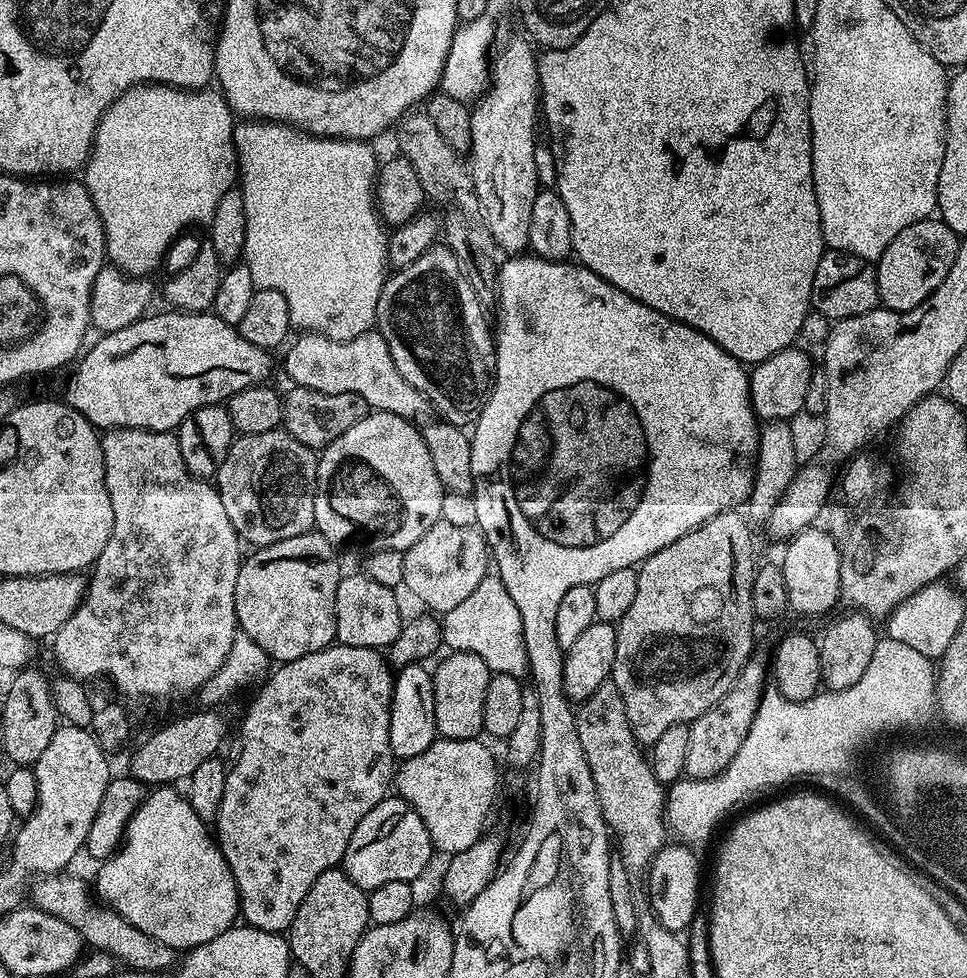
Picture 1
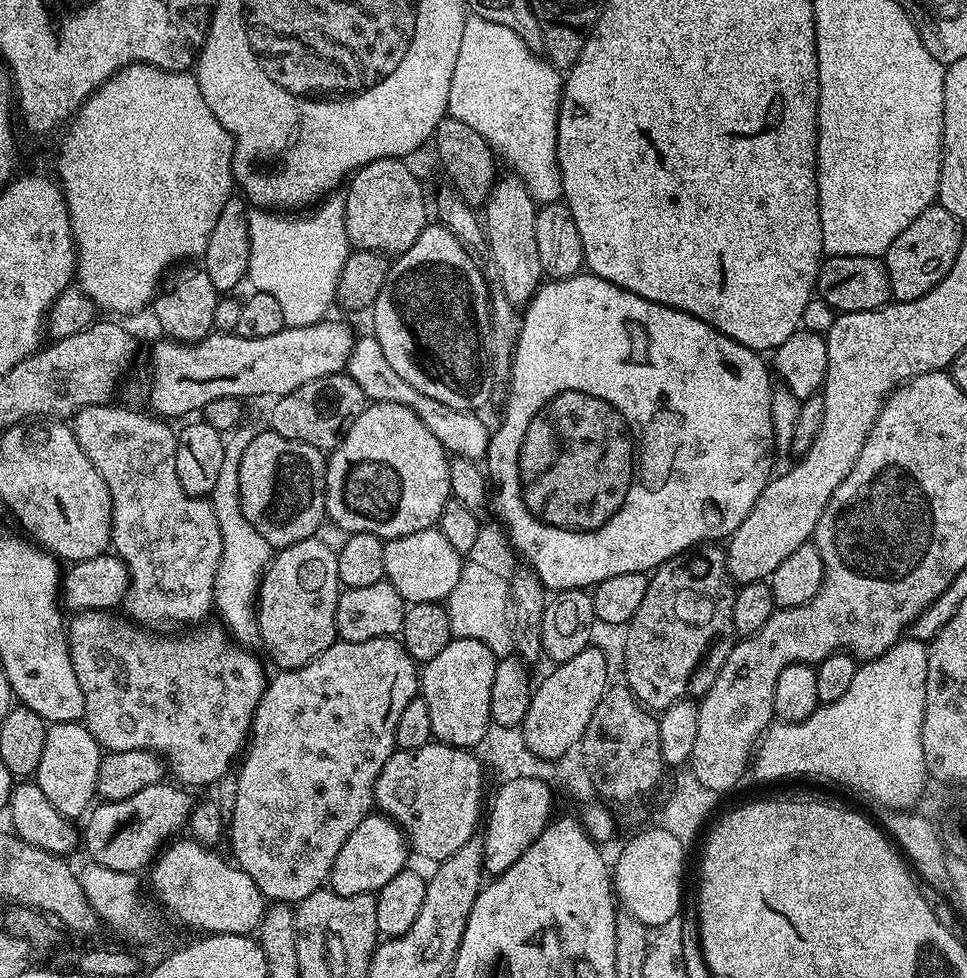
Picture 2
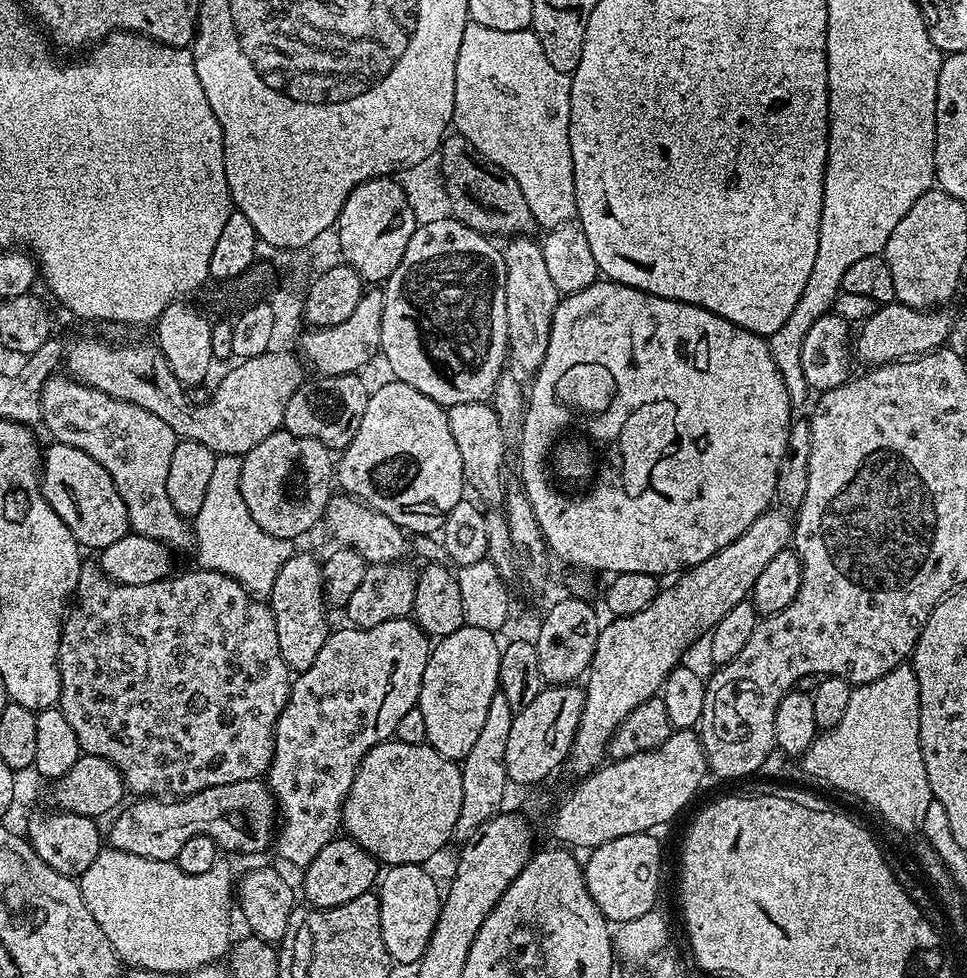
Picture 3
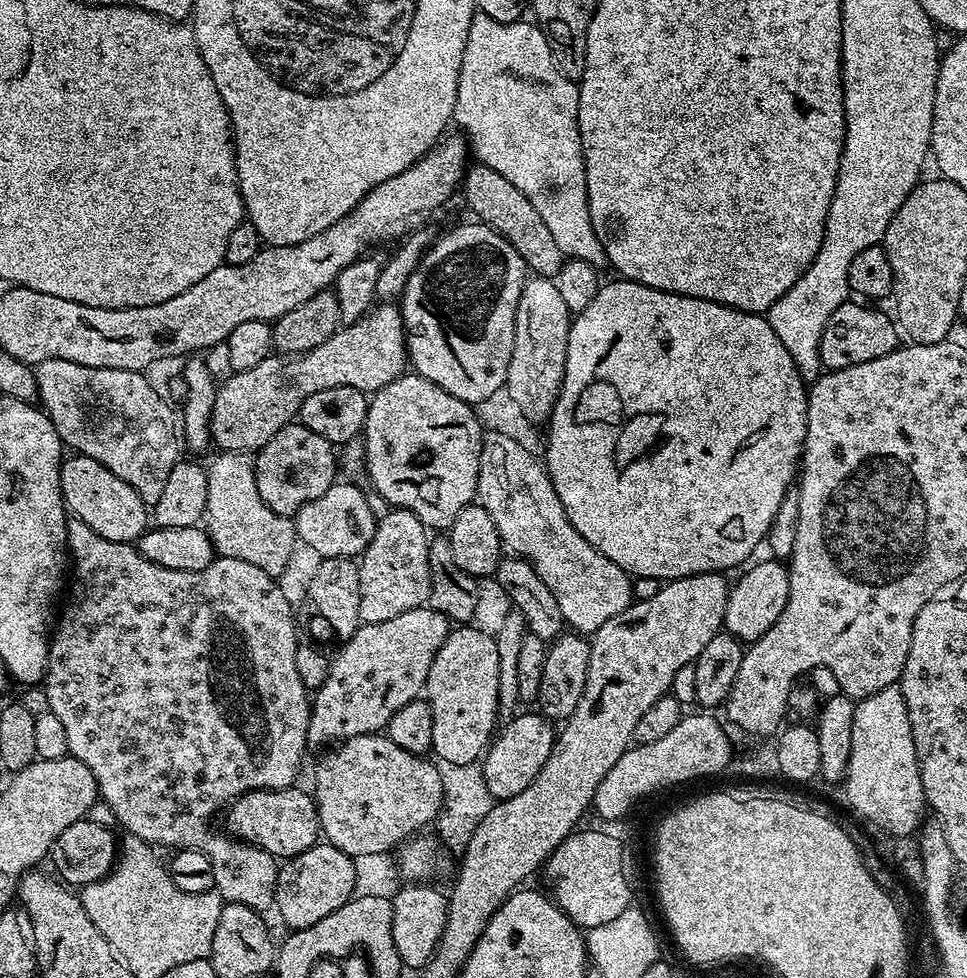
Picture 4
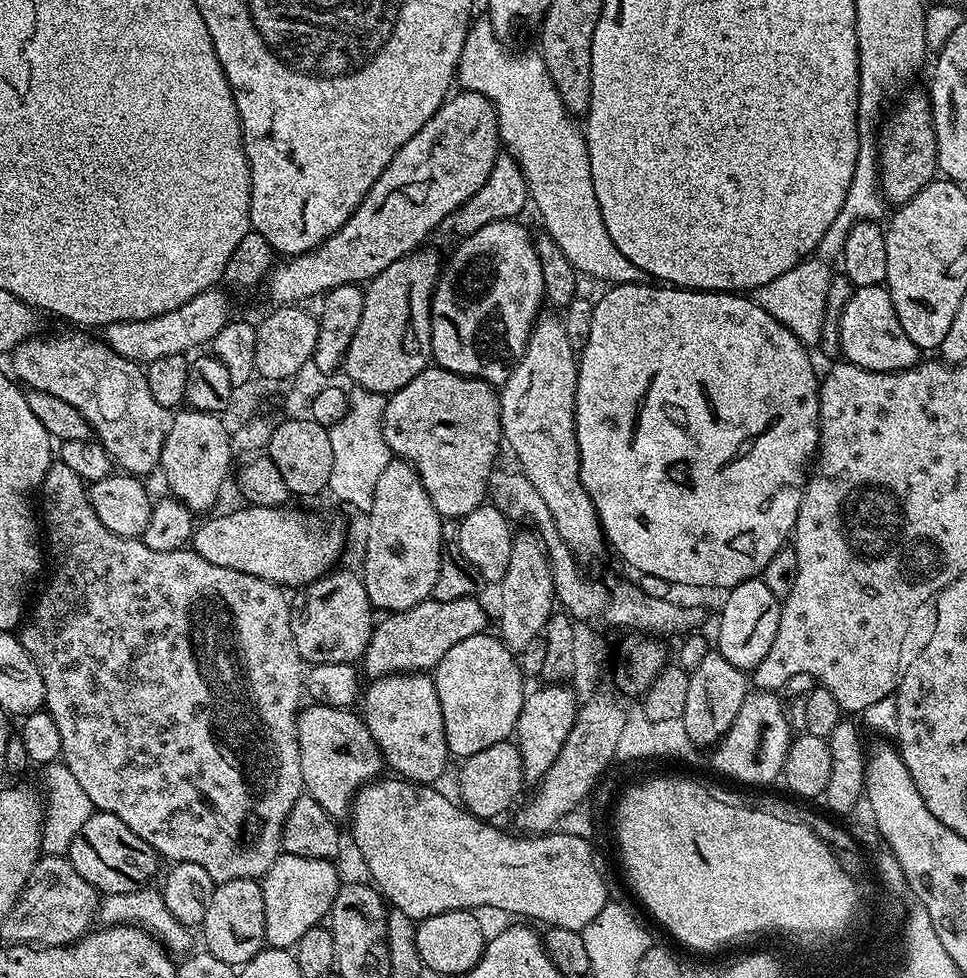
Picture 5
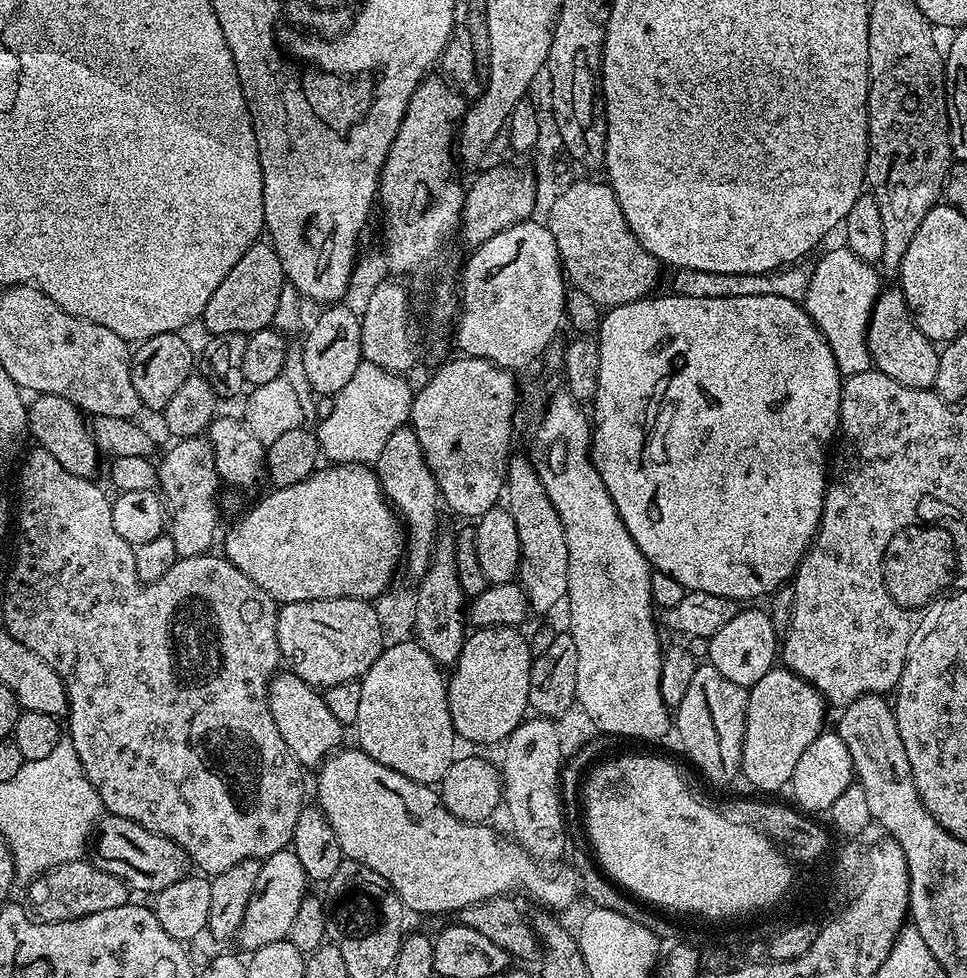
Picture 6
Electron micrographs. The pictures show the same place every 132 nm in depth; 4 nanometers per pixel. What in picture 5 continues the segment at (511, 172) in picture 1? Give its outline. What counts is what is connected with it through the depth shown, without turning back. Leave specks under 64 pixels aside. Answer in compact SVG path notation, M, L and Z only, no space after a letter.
M541 315L532 327L526 350L510 378L499 389L500 430L517 456L518 467L550 506L558 534L577 557L596 556L606 548L604 530L590 494L580 481L576 441L578 352L570 346L563 319Z

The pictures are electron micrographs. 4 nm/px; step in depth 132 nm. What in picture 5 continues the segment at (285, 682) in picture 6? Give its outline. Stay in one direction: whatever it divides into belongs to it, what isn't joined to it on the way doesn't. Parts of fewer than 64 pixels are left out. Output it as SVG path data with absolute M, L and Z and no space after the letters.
M314 703L301 707L296 717L296 741L302 762L304 791L314 798L314 802L318 802L318 806L322 806L322 810L326 810L326 814L330 814L333 818L347 817L356 793L365 784L371 784L377 779L381 775L380 768L385 767L380 747L374 742L363 715L356 710Z

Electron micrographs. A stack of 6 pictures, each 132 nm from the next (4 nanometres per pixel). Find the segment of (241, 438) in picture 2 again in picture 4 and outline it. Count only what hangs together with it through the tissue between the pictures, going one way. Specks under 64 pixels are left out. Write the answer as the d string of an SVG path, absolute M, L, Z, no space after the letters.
M246 452L215 453L212 461L207 461L208 481L206 482L206 510L204 511L203 527L212 539L217 557L242 558L242 562L250 562L250 566L258 566L258 570L266 570L266 574L279 578L287 568L291 552L298 545L295 519L274 514L270 506L262 502L258 494L256 482L256 462Z

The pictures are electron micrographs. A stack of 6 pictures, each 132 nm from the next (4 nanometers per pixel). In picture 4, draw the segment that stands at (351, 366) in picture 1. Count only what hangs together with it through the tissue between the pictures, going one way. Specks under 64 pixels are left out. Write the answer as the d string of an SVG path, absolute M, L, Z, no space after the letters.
M489 431L480 451L476 500L494 518L500 543L509 553L532 565L546 582L562 610L569 629L591 634L633 604L633 581L627 572L610 562L566 518L566 510L554 490L541 457L523 448L506 434Z

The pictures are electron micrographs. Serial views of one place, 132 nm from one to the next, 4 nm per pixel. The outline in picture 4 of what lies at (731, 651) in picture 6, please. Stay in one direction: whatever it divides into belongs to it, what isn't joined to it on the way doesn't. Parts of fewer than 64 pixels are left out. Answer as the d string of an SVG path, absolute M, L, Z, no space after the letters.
M767 559L758 561L753 568L745 567L739 573L741 576L737 578L736 584L734 580L728 590L723 631L745 646L762 638L762 634L766 634L766 630L778 622L782 610L786 610L786 598L790 598L789 565L783 560Z

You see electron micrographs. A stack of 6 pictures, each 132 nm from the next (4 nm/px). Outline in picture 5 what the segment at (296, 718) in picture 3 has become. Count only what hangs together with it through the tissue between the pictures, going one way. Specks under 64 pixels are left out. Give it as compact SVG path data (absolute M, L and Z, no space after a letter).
M471 596L458 598L454 602L438 602L429 598L410 610L385 615L384 621L381 624L379 621L373 627L372 637L364 651L362 657L363 675L368 678L375 678L378 676L393 676L395 672L427 673L429 670L435 669L437 662L442 658L442 654L446 654L446 650L458 646L458 642L462 642L462 638L470 638L489 627L487 625L488 616L484 613L484 608L478 601L479 599Z

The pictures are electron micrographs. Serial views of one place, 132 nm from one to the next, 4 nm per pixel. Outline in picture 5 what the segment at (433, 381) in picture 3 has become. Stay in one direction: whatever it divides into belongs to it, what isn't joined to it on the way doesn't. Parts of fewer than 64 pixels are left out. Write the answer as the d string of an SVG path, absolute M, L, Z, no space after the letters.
M503 220L502 222L490 222L490 226L482 226L474 234L470 234L465 240L459 241L451 249L452 257L447 257L446 263L440 269L440 276L436 279L436 289L432 295L432 359L435 367L445 368L459 376L473 376L476 380L484 380L493 386L502 386L510 378L510 374L516 368L517 362L528 345L528 339L532 333L532 327L541 315L540 303L545 303L543 288L542 262L536 253L533 237L528 237L526 229L516 220Z

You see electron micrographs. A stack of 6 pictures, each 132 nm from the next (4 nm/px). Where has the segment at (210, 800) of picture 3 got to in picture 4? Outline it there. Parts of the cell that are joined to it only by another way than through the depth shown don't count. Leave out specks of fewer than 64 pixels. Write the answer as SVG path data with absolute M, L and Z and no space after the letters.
M300 786L255 789L249 792L247 796L240 796L232 801L226 809L227 816L229 828L227 828L227 831L229 833L255 844L256 847L266 850L271 856L277 858L297 856L306 850L310 850L316 844L321 843L322 840L322 829L313 793L311 791L303 792Z

